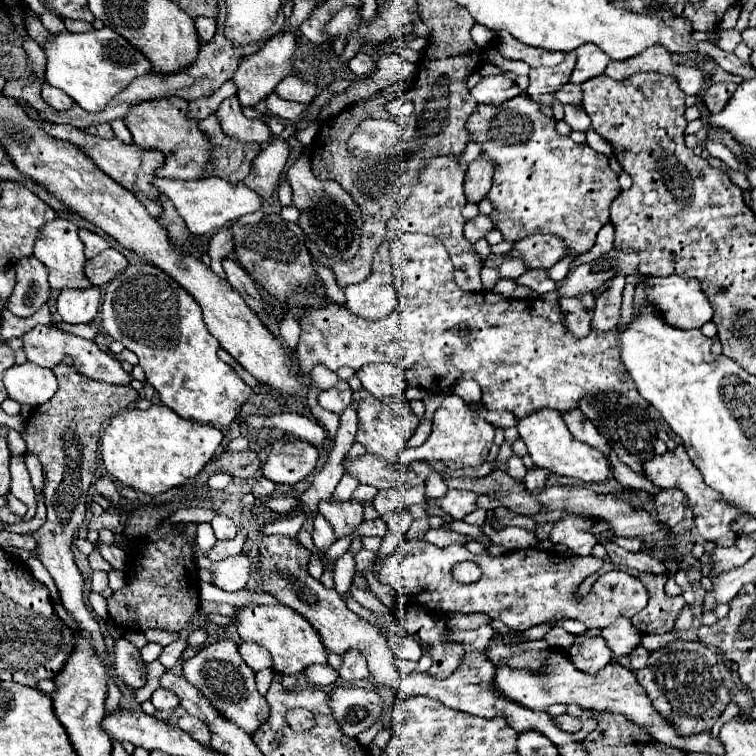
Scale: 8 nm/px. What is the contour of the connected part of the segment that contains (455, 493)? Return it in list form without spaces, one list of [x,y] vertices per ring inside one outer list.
[[[448,490],[448,494],[438,502],[438,506],[454,520],[462,520],[466,514],[476,510],[476,494],[466,490]]]

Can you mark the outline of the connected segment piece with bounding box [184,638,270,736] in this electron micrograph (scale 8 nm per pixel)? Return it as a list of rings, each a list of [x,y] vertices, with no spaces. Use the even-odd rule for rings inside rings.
[[[224,638],[208,644],[202,648],[194,658],[184,662],[184,678],[196,686],[202,696],[230,722],[240,726],[246,734],[254,734],[266,720],[268,720],[268,702],[266,698],[256,690],[254,684],[254,672],[246,666],[246,662],[238,654],[238,646]]]

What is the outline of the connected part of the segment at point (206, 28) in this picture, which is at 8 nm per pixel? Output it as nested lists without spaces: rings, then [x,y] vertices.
[[[200,16],[200,18],[196,20],[196,30],[198,30],[198,34],[200,34],[200,38],[202,38],[204,42],[210,42],[212,36],[214,36],[214,32],[216,32],[216,20],[214,20],[214,18],[204,18],[204,16]]]

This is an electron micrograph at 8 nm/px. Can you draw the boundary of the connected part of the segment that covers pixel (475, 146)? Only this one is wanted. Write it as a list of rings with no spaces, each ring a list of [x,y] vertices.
[[[470,140],[470,142],[468,142],[468,146],[466,146],[466,150],[464,150],[464,154],[462,154],[464,164],[470,164],[472,160],[476,160],[476,158],[480,156],[480,152],[482,152],[480,144],[478,144],[478,142],[474,142],[474,140]]]

